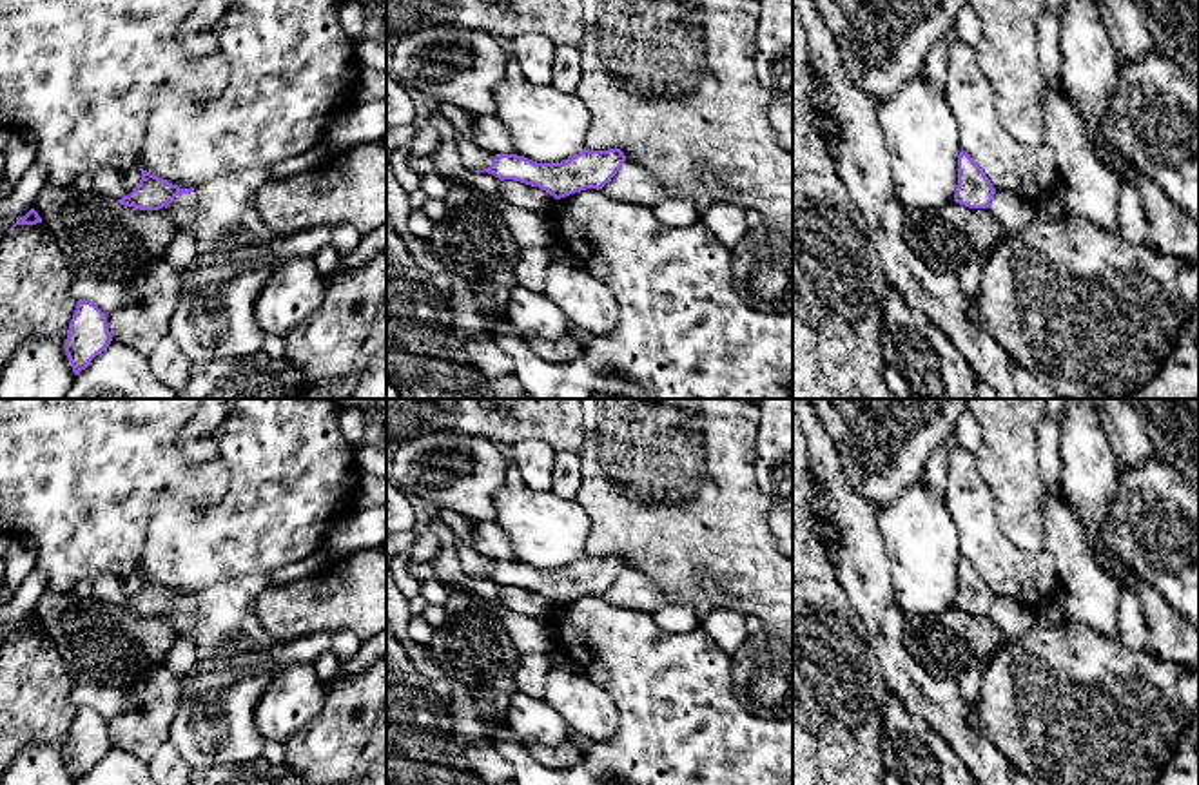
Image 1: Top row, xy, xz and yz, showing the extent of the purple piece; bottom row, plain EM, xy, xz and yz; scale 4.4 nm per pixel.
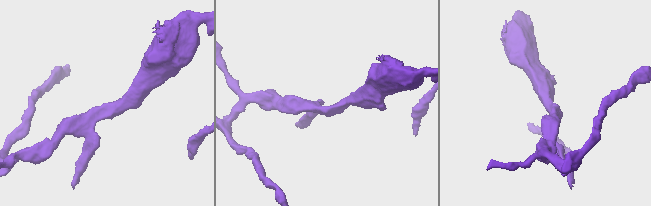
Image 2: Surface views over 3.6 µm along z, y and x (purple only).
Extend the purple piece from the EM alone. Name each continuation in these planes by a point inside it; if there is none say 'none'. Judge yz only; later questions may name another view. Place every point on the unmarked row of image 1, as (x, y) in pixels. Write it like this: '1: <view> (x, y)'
none

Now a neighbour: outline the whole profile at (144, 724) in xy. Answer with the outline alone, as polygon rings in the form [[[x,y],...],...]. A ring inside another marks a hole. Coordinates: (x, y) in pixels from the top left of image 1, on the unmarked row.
[[[163,662],[127,687],[131,702],[107,723],[112,747],[149,761],[169,741],[181,694],[178,678]]]

